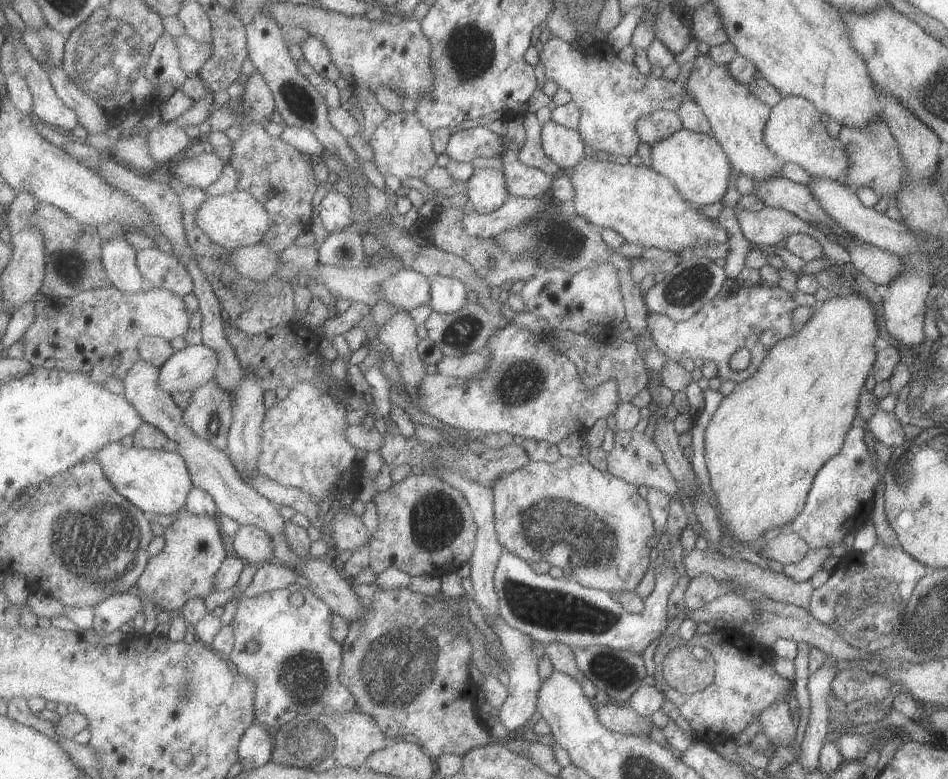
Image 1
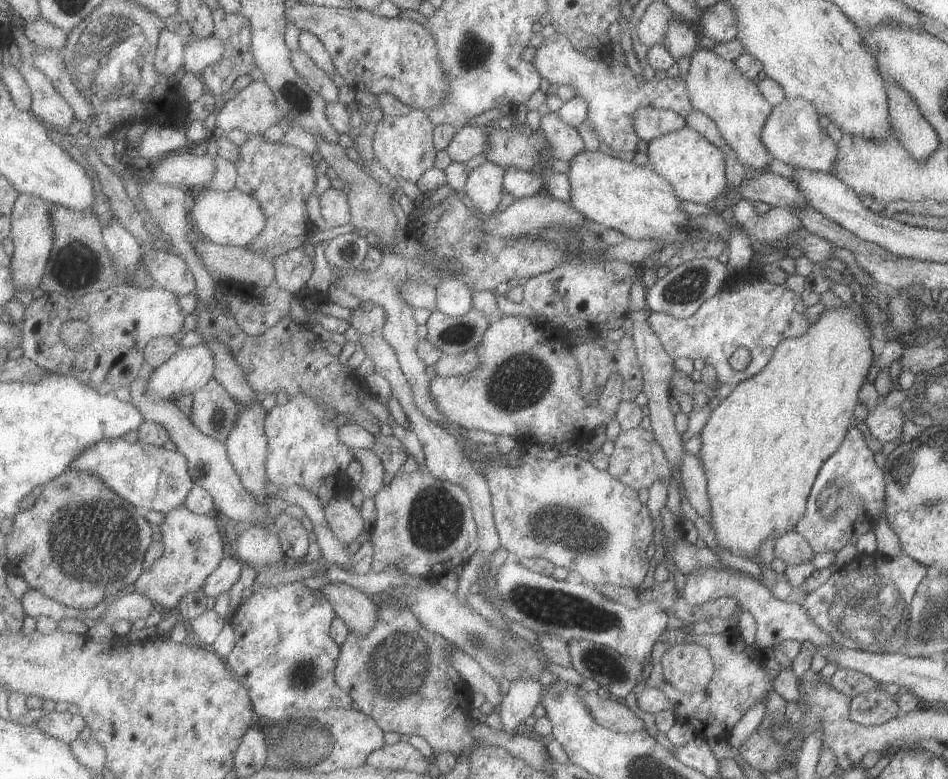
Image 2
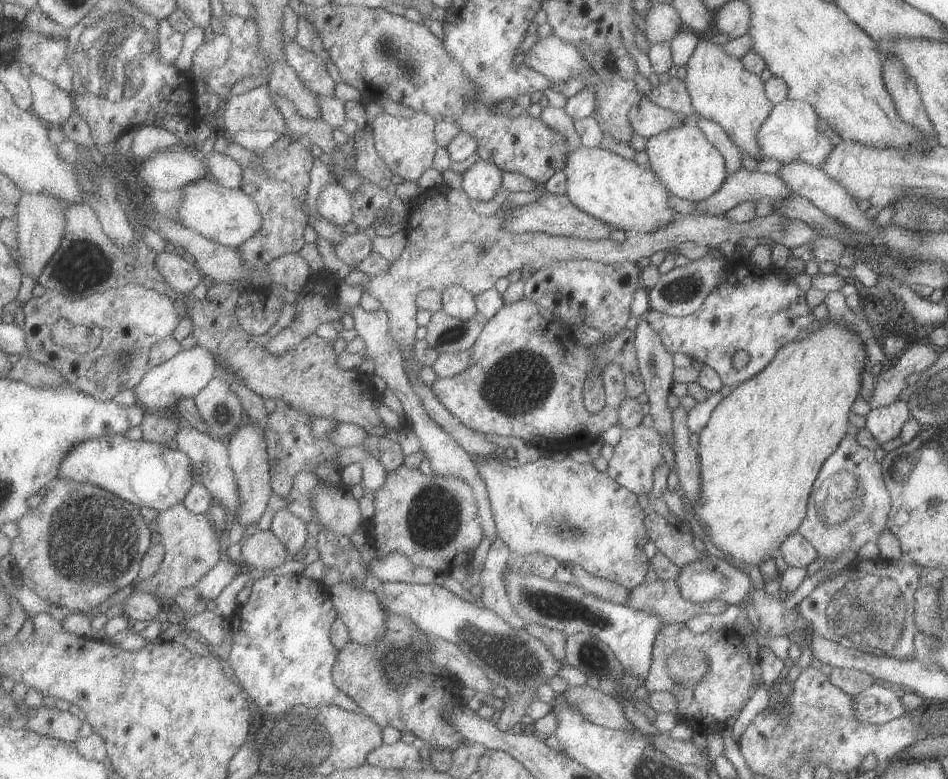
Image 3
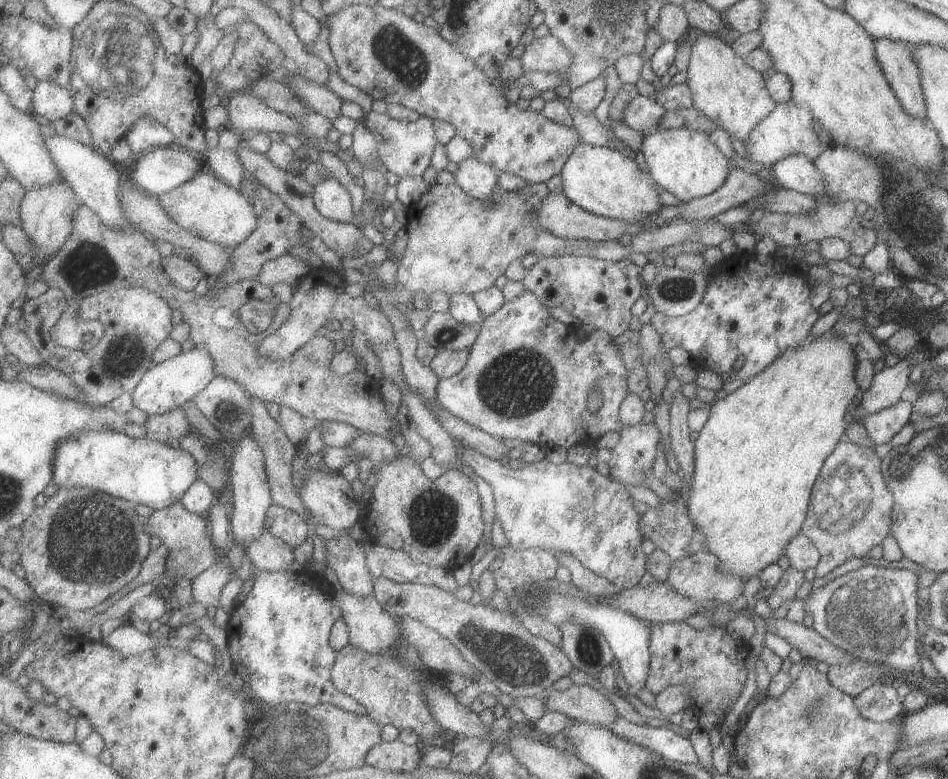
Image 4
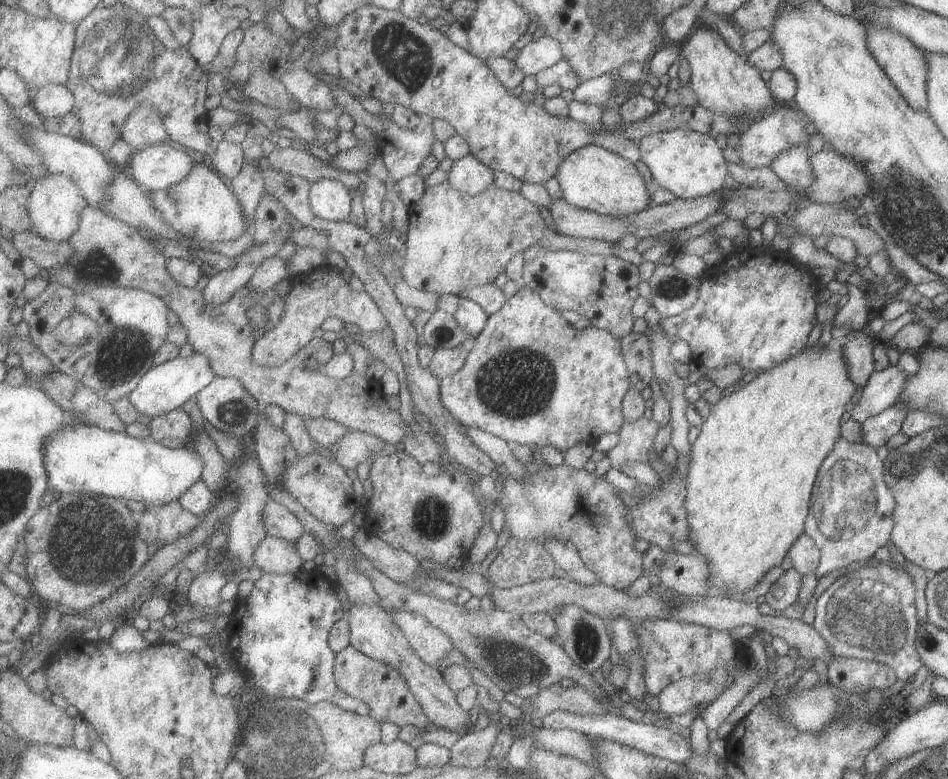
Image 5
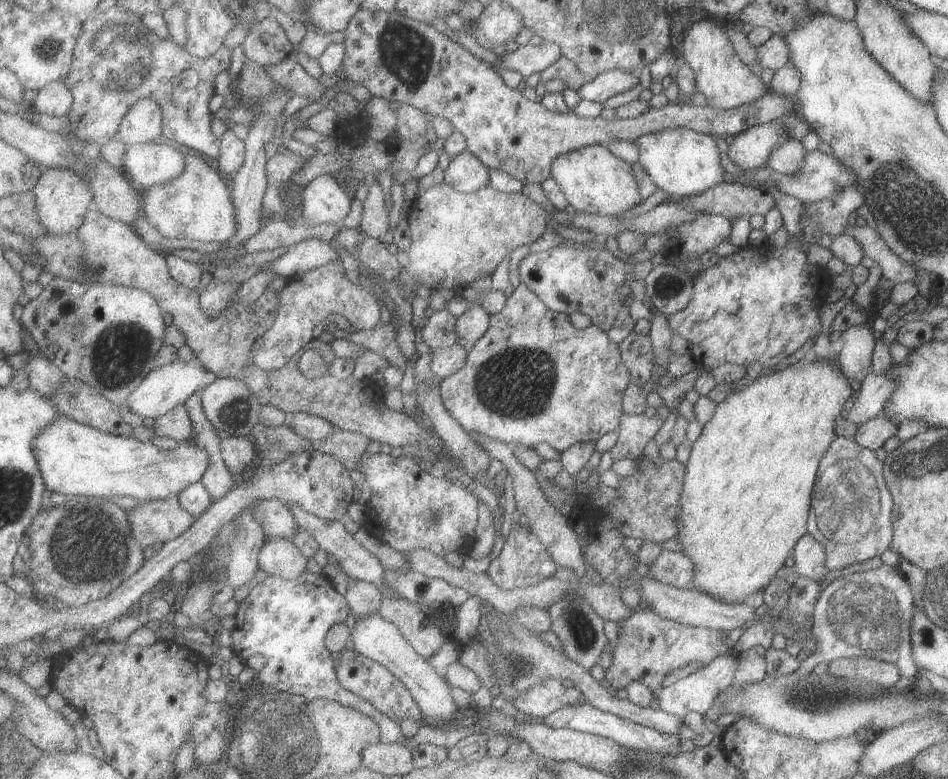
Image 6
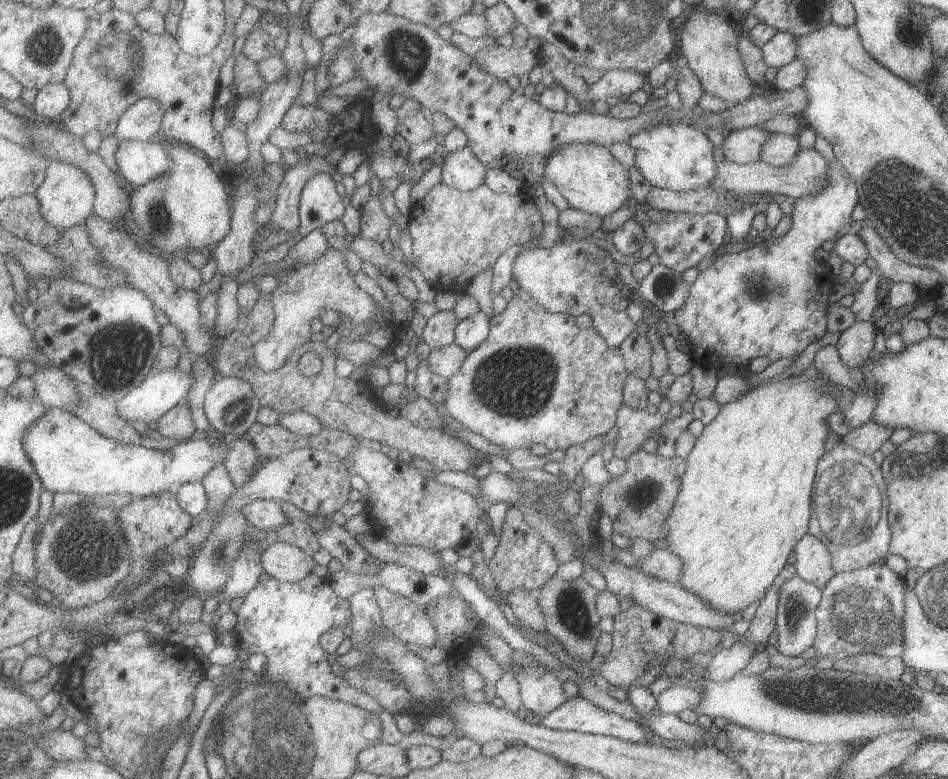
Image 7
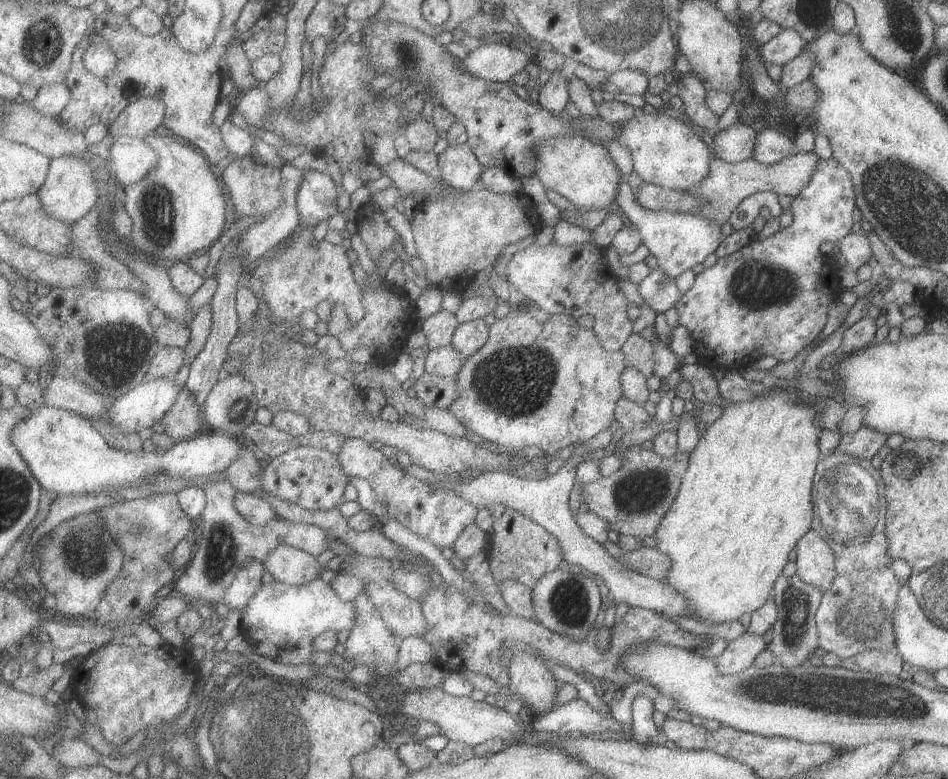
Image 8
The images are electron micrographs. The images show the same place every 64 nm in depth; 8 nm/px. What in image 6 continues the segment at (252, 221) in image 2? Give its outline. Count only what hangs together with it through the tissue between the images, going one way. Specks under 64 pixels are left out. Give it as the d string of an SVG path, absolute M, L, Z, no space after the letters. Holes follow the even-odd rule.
M185 151L183 174L179 174L175 180L169 180L167 184L155 184L142 189L142 193L147 214L143 229L157 230L163 238L221 244L231 240L239 230L237 210L227 182L221 178L221 173L215 172L193 151Z

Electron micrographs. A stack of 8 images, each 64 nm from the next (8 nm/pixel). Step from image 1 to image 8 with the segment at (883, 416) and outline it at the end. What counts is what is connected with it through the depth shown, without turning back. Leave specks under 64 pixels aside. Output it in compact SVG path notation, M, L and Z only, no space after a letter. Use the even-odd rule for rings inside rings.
M860 426L851 434L842 434L835 447L837 454L849 454L853 458L871 460L877 454L877 450L886 442L886 434L875 432L867 426Z

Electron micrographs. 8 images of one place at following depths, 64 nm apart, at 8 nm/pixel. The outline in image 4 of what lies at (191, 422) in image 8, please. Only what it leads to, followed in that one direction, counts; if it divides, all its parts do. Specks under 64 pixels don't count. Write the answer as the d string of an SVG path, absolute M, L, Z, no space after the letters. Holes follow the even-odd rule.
M177 408L162 415L149 415L144 428L149 439L166 443L173 438L185 438L190 433L191 424L184 410Z

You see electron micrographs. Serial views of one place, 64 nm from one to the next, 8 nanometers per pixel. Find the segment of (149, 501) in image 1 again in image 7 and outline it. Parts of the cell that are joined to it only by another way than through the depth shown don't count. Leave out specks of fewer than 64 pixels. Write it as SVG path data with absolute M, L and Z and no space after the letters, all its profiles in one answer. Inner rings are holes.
M47 407L47 412L43 414L43 418L39 420L36 424L33 424L31 428L29 428L29 432L27 432L27 436L25 436L25 450L27 450L27 454L29 454L29 458L31 458L31 462L35 464L35 470L37 470L37 474L39 474L39 478L43 481L43 484L46 486L46 490L55 492L75 492L79 495L86 497L93 497L96 500L106 500L109 501L117 494L130 494L133 498L141 499L145 498L145 496L159 496L159 494L163 494L163 492L178 492L180 488L187 483L201 483L202 480L215 468L215 466L219 466L219 464L225 464L227 462L227 454L229 454L229 443L230 438L224 437L222 435L218 435L215 433L210 433L209 436L206 435L196 435L194 438L191 438L187 441L182 441L178 443L171 449L167 450L154 450L145 448L145 446L135 446L135 444L125 444L125 442L115 442L115 440L111 440L110 438L105 438L101 432L95 430L95 427L89 426L87 422L81 420L77 414L73 414L73 412L69 412L62 408L55 407Z

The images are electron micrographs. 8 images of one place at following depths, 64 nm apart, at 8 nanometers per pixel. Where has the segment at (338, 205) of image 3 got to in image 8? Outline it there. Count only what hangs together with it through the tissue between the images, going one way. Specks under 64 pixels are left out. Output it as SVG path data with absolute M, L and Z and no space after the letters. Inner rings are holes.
M314 169L302 171L303 184L299 188L297 202L301 218L313 228L340 211L337 206L337 184L327 173Z

